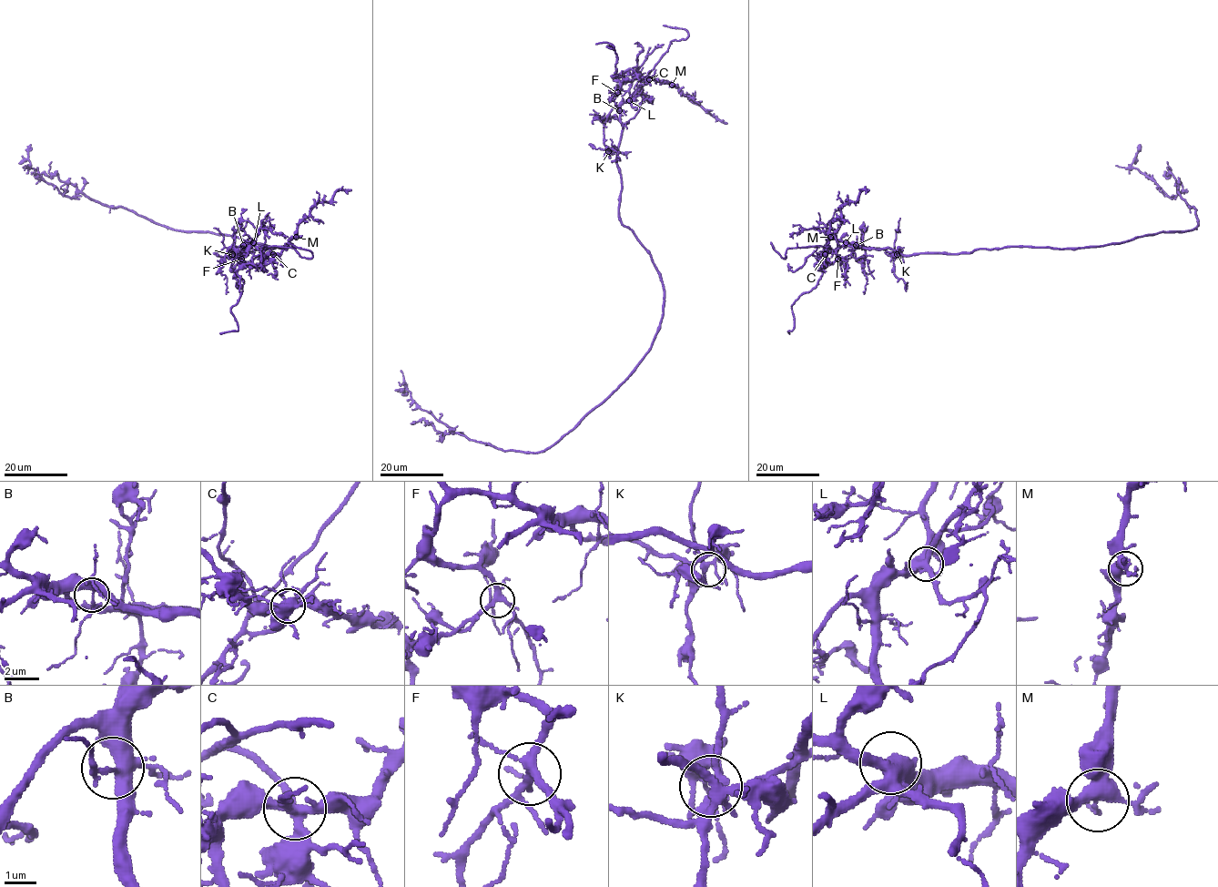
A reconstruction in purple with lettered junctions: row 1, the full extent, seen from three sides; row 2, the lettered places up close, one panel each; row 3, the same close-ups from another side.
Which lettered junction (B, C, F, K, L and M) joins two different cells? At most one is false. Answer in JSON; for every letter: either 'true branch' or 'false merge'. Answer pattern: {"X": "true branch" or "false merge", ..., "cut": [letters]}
{"B": "true branch", "C": "false merge", "F": "true branch", "K": "true branch", "L": "true branch", "M": "true branch", "cut": ["C"]}

